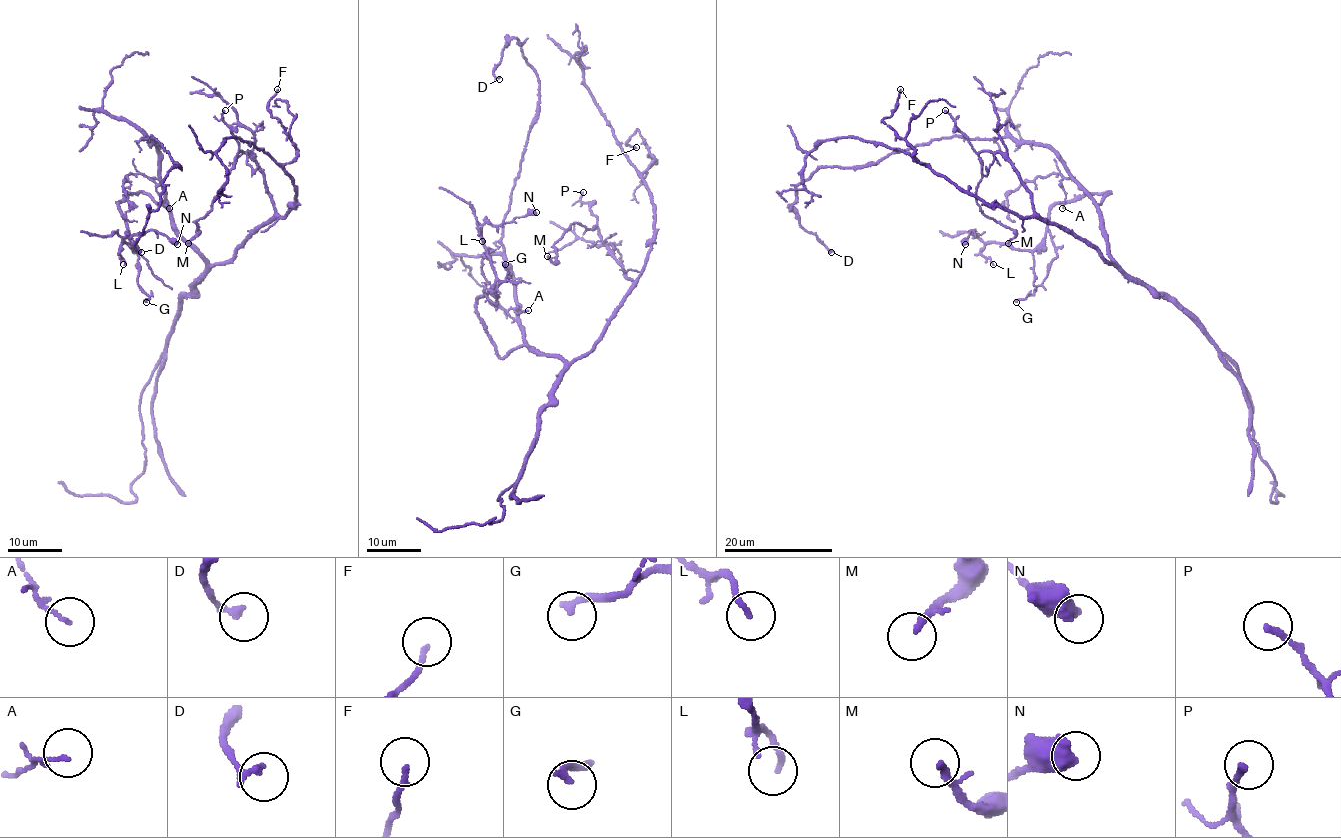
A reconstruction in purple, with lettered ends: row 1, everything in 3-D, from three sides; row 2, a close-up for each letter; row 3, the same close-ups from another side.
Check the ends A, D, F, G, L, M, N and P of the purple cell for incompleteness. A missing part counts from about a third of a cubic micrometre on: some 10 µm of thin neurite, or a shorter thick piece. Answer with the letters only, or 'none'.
none

